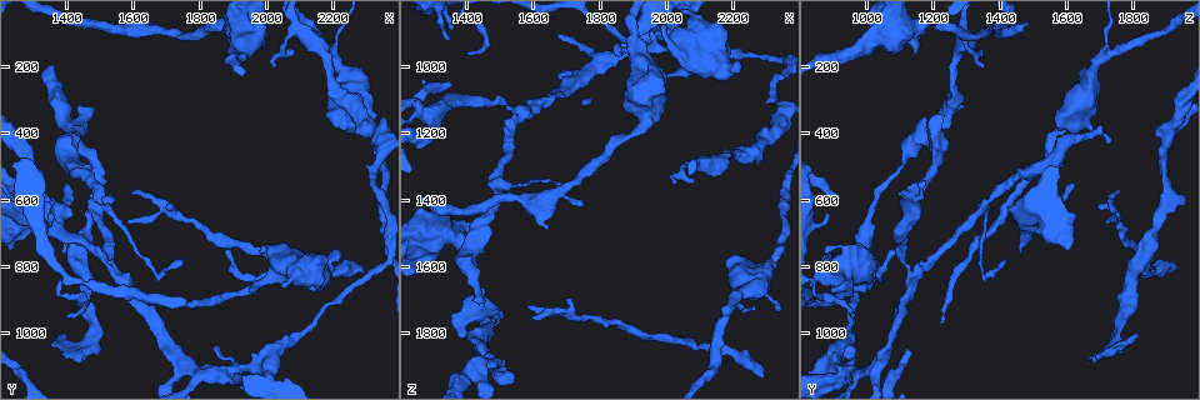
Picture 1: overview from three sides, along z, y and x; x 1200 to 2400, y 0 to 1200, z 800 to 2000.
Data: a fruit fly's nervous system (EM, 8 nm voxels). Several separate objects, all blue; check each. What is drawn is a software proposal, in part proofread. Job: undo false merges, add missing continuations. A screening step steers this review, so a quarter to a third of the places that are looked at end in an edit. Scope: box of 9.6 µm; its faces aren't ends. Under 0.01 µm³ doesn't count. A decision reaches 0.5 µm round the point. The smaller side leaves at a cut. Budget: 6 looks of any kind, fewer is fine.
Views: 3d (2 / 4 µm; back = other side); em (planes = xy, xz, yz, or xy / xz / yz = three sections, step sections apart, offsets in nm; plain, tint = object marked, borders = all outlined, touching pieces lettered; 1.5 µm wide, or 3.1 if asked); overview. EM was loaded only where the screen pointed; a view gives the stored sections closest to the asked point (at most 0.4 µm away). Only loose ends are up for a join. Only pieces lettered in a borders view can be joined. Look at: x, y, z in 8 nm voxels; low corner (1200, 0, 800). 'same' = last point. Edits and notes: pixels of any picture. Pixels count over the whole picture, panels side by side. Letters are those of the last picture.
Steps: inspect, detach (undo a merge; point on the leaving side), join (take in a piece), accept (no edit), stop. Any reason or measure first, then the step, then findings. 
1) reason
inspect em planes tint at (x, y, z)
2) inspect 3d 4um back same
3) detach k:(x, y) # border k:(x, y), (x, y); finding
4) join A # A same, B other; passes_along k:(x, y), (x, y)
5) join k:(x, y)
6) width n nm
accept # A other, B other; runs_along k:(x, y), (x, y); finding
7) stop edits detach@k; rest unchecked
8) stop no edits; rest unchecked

inspect em planes tint at (2290, 810, 1930)

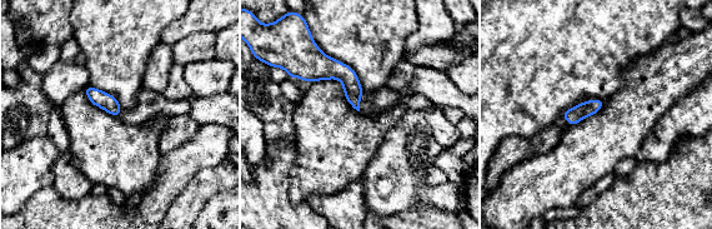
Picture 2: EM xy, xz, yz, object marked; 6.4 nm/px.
what lies round it
inspect em planes borders same

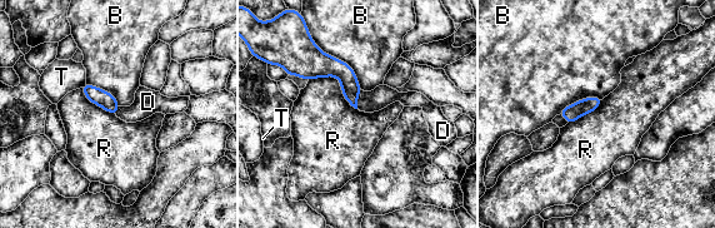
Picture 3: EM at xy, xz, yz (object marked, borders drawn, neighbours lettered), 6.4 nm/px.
join D # B other, D same, R other, T other; passes_along 3:(350, 87), (358, 99), (383, 95); the cell continues

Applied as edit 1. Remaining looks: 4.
inspect overview

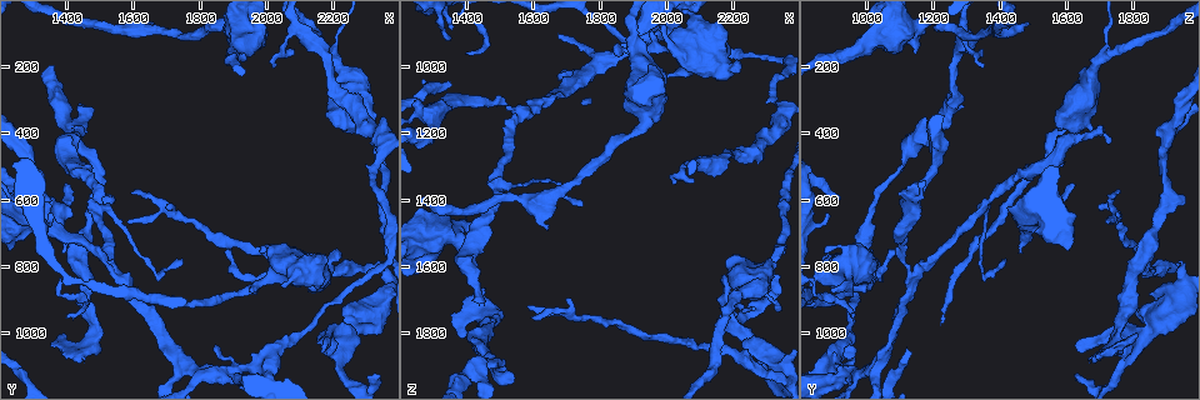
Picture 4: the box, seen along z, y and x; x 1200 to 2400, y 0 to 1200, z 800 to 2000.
three arms meet
inspect em yz step 8 borders at (2090, 90, 1290)

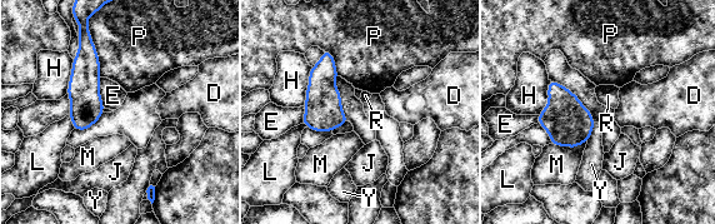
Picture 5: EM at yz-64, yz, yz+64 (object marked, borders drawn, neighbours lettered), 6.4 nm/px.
width 220 nm; longest_contact P 360 nm
accept # D other, E other, H other, J other, L other, M other, P other, R other, Y other; continuous, no second cell

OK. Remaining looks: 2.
branch stops here
inspect em planes borders at (1450, 1070, 1660)

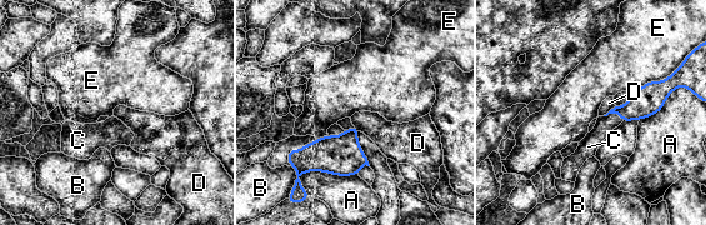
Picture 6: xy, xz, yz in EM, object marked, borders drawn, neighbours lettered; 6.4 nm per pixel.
join C # A other, B other, C same, D other, E other; the cell continues

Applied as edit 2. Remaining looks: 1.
stop edits join@3, join@6; rest unchecked

